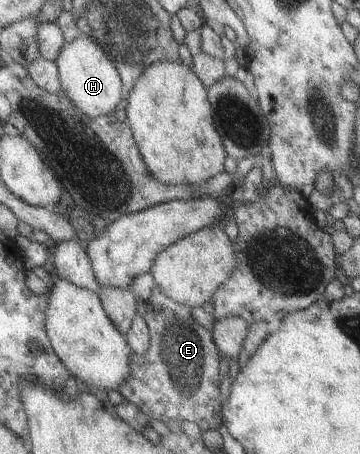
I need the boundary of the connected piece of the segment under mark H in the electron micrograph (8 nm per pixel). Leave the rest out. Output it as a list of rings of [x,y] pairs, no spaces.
[[[84,34],[75,40],[64,42],[53,62],[57,67],[59,91],[78,111],[89,118],[112,114],[124,97],[114,64],[102,53],[100,47]]]

